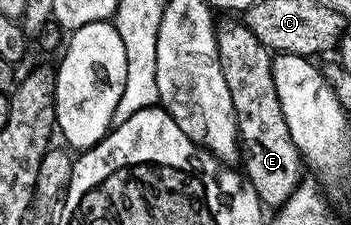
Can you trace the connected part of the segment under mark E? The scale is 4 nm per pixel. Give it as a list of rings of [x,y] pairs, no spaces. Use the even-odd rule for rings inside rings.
[[[233,16],[216,23],[219,64],[223,68],[223,80],[231,91],[231,104],[237,117],[239,146],[243,151],[243,173],[255,188],[262,207],[280,208],[303,181],[303,159],[295,140],[291,140],[291,128],[283,120],[283,108],[279,108],[279,92],[275,92],[275,76],[271,76],[273,54],[251,32],[244,21]]]

